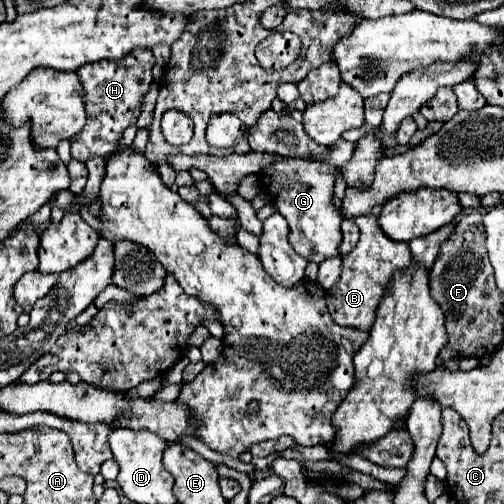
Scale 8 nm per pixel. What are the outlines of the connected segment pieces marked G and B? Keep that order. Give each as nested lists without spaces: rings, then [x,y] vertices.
[[[276,155],[274,161],[270,161],[266,167],[260,169],[260,177],[264,179],[270,201],[288,221],[292,247],[308,261],[322,263],[324,259],[338,255],[342,215],[332,203],[336,175],[338,169],[332,167],[330,163],[304,161],[282,155]]]
[[[376,209],[370,215],[362,215],[362,217],[352,217],[352,221],[358,225],[360,229],[360,241],[358,245],[352,249],[352,253],[344,255],[342,261],[342,277],[340,281],[326,293],[326,301],[328,301],[328,309],[332,313],[332,319],[338,325],[348,325],[348,327],[358,327],[358,329],[370,329],[370,325],[376,319],[376,309],[382,301],[382,297],[388,291],[390,281],[394,279],[396,271],[404,271],[410,267],[412,257],[410,257],[410,249],[408,243],[402,241],[394,241],[390,239],[378,225],[378,213],[380,209]]]

